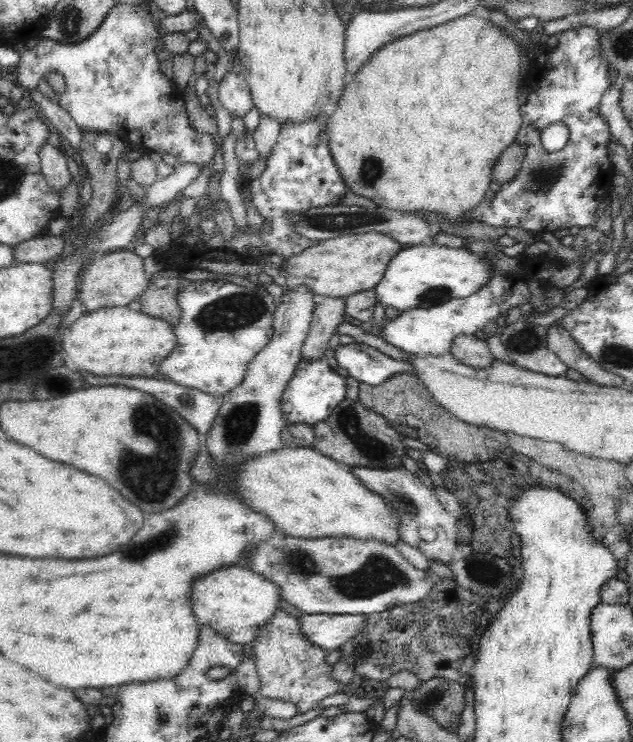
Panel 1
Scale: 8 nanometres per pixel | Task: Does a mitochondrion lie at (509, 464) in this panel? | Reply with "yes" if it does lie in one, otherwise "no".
no

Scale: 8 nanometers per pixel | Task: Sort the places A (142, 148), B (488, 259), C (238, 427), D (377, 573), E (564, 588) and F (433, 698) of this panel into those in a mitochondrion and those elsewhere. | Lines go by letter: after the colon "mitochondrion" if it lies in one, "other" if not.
A: other
B: other
C: mitochondrion
D: mitochondrion
E: other
F: mitochondrion

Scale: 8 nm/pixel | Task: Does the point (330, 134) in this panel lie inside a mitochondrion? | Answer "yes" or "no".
no

